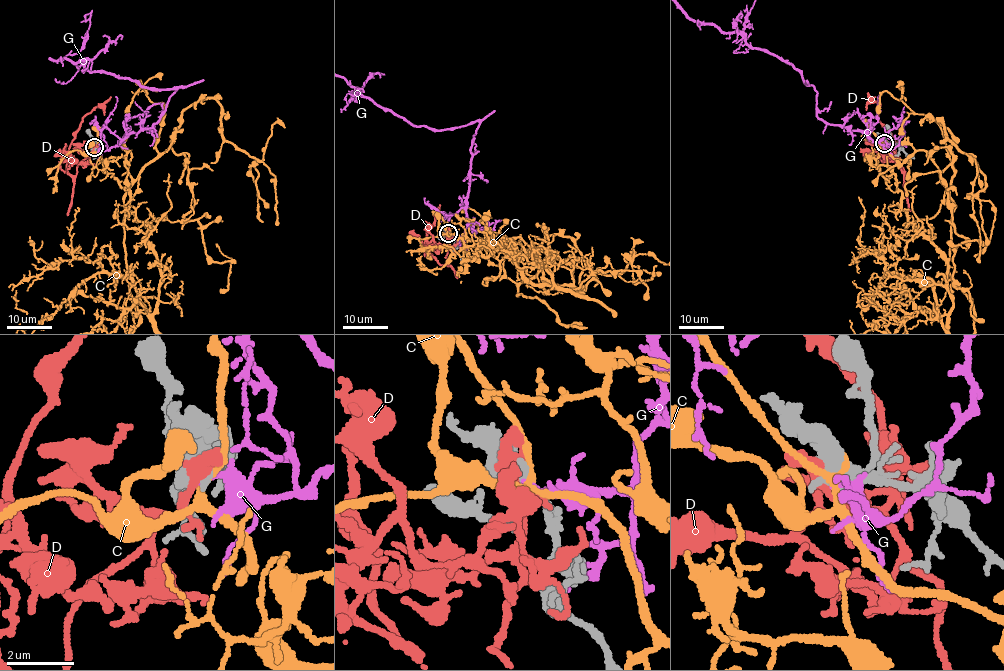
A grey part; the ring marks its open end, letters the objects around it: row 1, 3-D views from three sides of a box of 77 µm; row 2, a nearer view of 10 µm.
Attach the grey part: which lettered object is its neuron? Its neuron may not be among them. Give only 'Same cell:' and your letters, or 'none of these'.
Same cell: D

